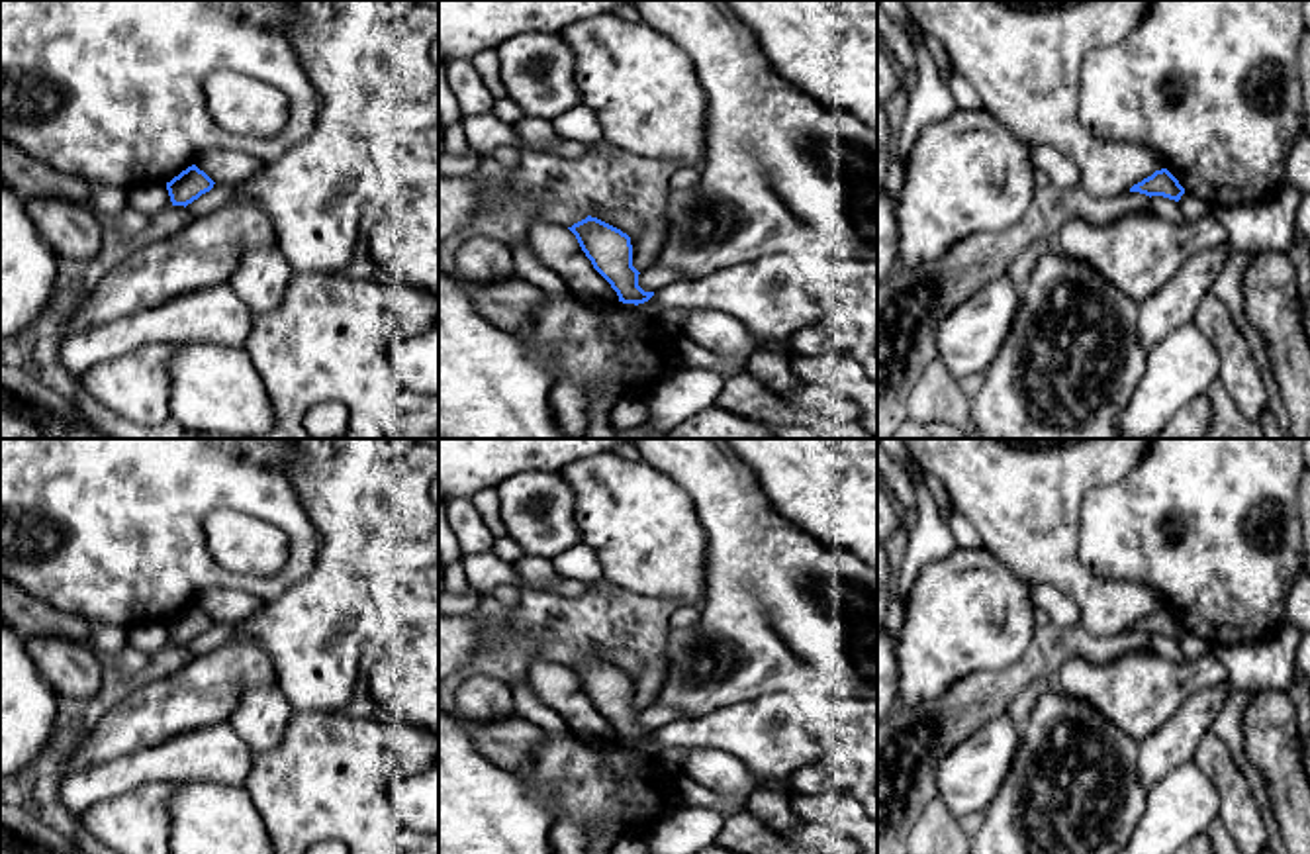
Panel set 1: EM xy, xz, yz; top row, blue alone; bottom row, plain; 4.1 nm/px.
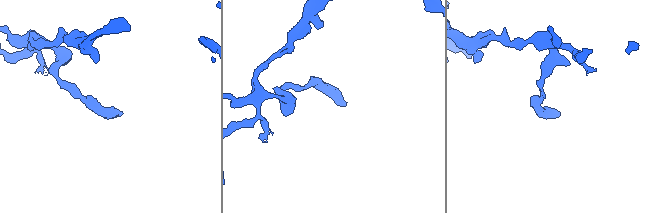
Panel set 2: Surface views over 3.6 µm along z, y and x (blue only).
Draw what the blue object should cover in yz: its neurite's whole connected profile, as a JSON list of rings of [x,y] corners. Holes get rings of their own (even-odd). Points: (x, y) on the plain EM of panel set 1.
[[[1161,607],[1161,609],[1155,609],[1151,615],[1144,617],[1142,621],[1134,623],[1130,631],[1140,631],[1149,637],[1163,635],[1179,640],[1181,635],[1185,633],[1185,627],[1167,607]]]

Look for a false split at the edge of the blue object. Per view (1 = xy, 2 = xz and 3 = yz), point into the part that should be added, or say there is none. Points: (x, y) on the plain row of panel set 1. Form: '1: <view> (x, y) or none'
1: none
2: none
3: none

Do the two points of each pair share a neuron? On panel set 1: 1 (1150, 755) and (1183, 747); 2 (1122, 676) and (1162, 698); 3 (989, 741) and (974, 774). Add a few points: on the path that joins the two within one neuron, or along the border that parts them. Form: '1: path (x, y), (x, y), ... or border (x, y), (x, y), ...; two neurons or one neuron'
1: path (1158, 755), (1175, 747); one neuron
2: path (1132, 686), (1136, 690), (1152, 690); one neuron
3: path (989, 749), (978, 766); one neuron

